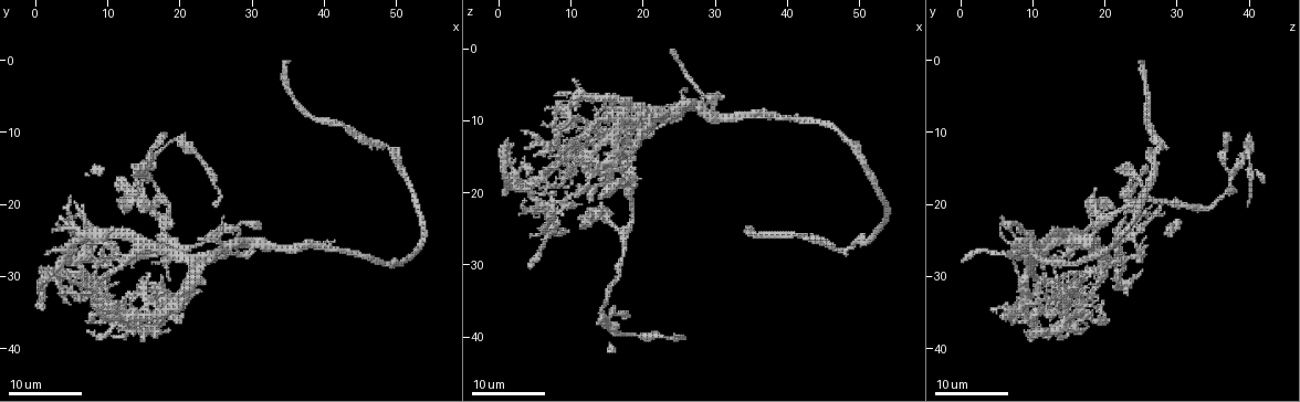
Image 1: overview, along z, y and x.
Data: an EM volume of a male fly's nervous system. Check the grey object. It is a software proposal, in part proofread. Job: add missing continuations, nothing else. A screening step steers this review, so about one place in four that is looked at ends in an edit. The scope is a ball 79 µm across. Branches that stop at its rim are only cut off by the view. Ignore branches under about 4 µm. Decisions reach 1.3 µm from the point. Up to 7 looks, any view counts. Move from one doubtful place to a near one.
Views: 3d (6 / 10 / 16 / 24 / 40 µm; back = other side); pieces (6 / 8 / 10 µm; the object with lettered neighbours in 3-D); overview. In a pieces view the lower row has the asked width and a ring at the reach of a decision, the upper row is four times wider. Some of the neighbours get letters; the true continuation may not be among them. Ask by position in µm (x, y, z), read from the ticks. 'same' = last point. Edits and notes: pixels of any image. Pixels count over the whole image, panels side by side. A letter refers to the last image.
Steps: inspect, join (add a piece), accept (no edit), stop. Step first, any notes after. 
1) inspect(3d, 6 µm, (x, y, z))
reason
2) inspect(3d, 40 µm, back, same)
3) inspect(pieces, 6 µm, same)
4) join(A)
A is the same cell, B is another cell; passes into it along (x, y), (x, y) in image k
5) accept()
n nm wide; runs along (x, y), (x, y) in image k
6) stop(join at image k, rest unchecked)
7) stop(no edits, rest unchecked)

inspect(3d, 16 µm, (24.0, 27.5, 0.5))
an open end

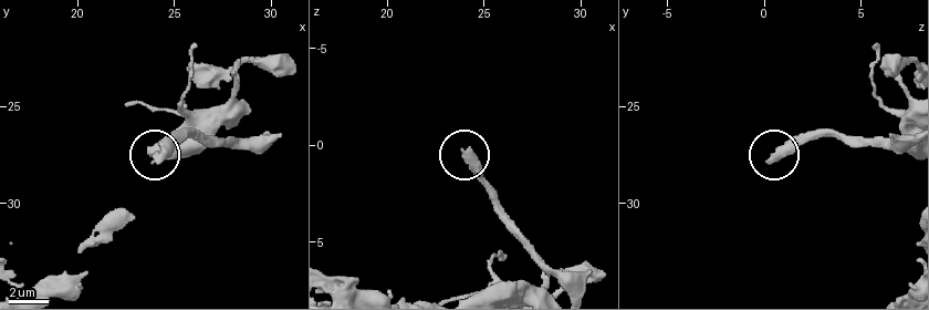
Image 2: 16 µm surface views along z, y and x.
inspect(pieces, 10 µm, (24.1, 27.8, 0.4))

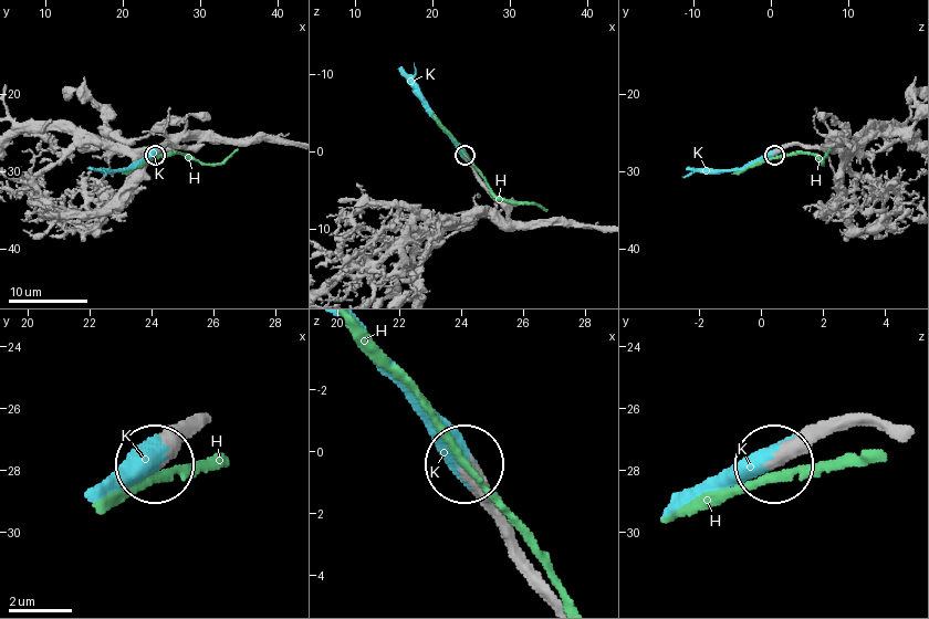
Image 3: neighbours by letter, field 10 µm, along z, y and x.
join(K)
K is the same cell, H is another cell; passes into it along (866, 423), (741, 458), (670, 503) in image 3; the cell continues

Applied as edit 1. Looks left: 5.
inspect(overview)
redraw

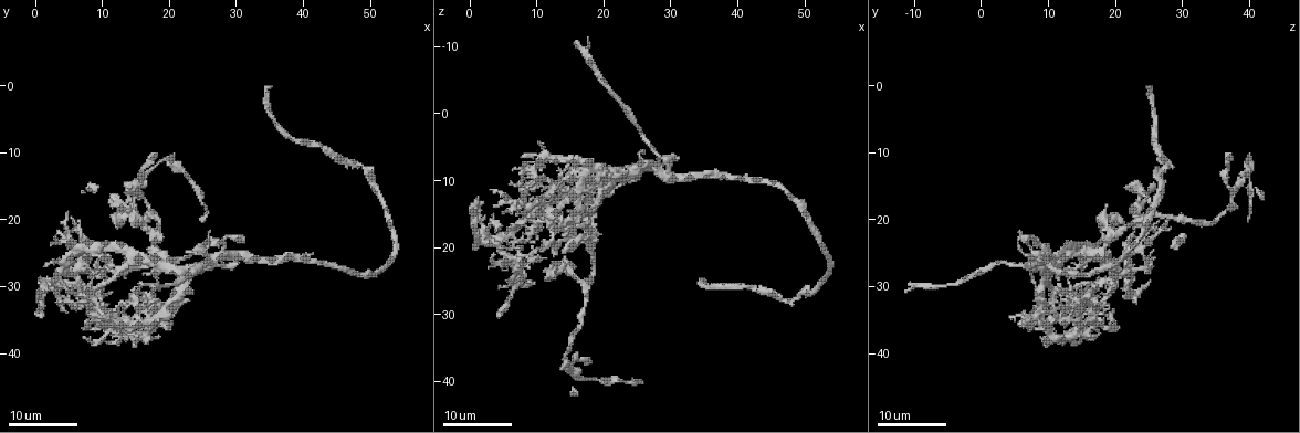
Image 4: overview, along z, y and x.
inspect(3d, 24 µm, (6.5, 31.0, 8.5))
an open end

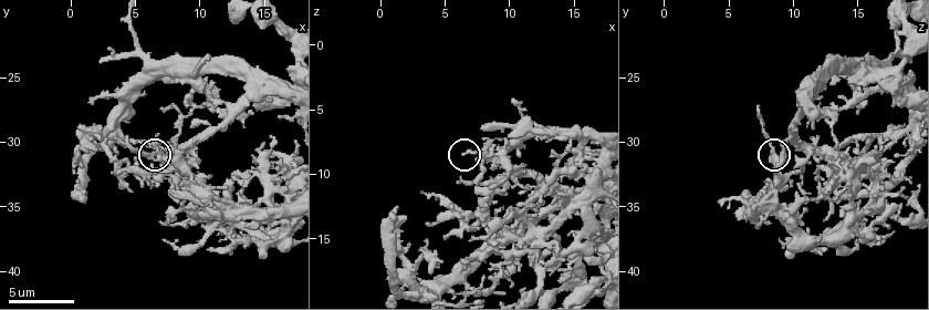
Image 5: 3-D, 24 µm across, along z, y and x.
inspect(pieces, 8 µm, (6.6, 31.2, 8.4))

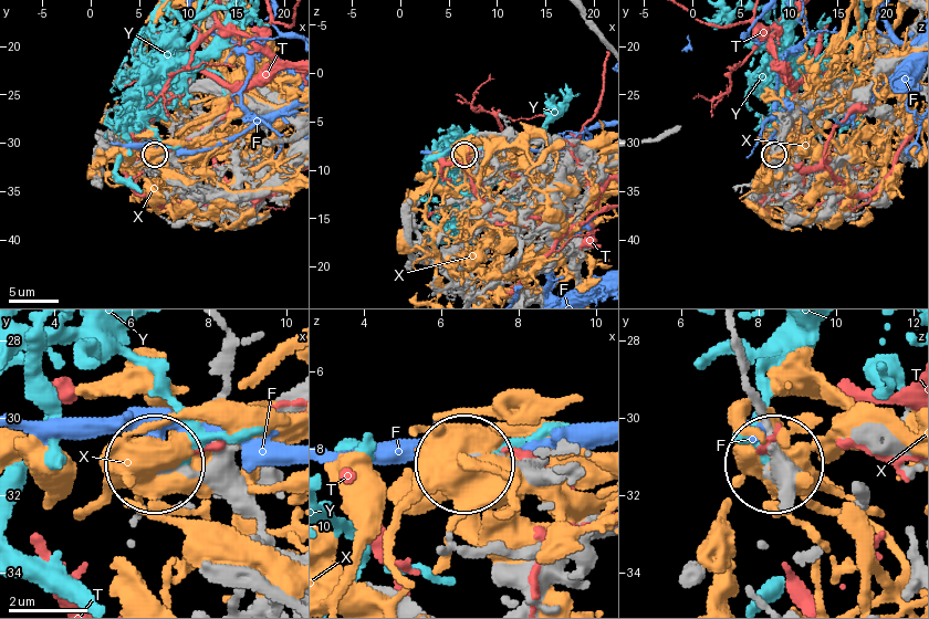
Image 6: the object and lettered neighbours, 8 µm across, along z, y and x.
accept()
F, T, X and Y are other cells; no lettered piece goes on from it

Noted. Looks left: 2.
inspect(3d, 24 µm, (25.0, 20.0, 39.5))
an open end

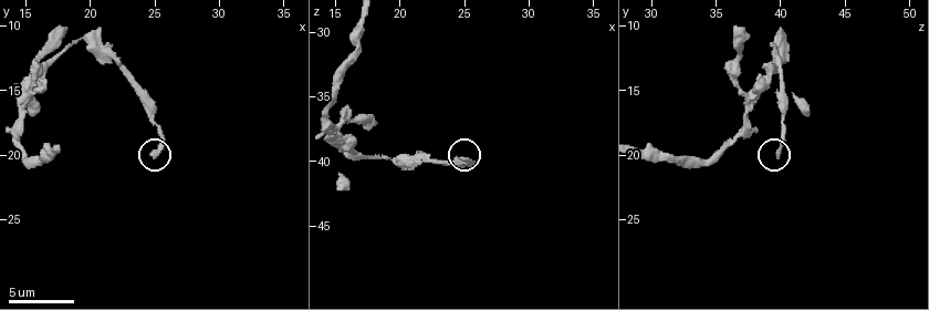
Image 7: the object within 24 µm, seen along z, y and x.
inspect(pieces, 10 µm, (25.0, 20.2, 39.8))

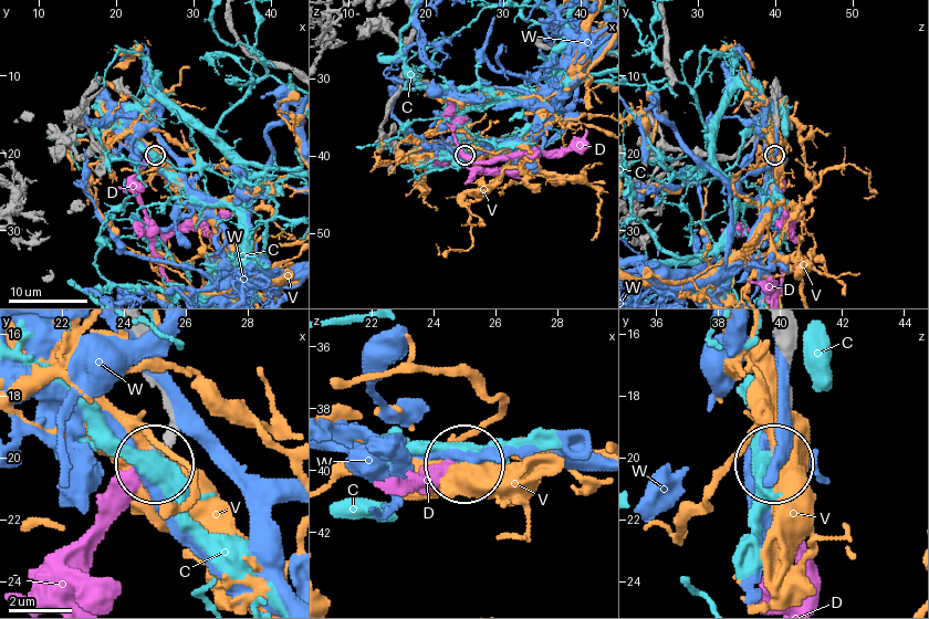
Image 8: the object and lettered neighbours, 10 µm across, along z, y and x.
join(D)
220 nm wide; D is the same cell, C, V and W are other cells; it goes on there

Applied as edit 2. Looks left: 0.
stop(join at image 3, join at image 8, rest unchecked)

